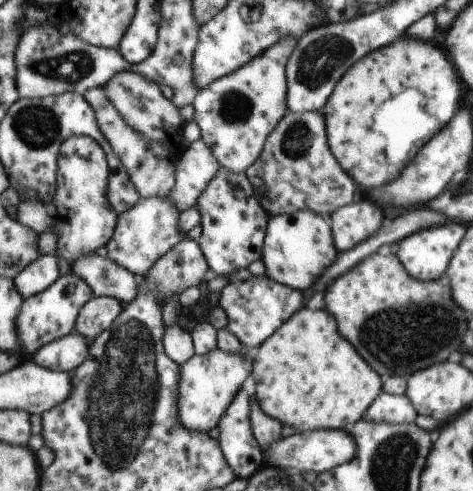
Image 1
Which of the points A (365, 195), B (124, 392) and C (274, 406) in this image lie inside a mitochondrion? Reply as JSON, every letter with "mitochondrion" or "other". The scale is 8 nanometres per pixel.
{"A":"other","B":"mitochondrion","C":"other"}

